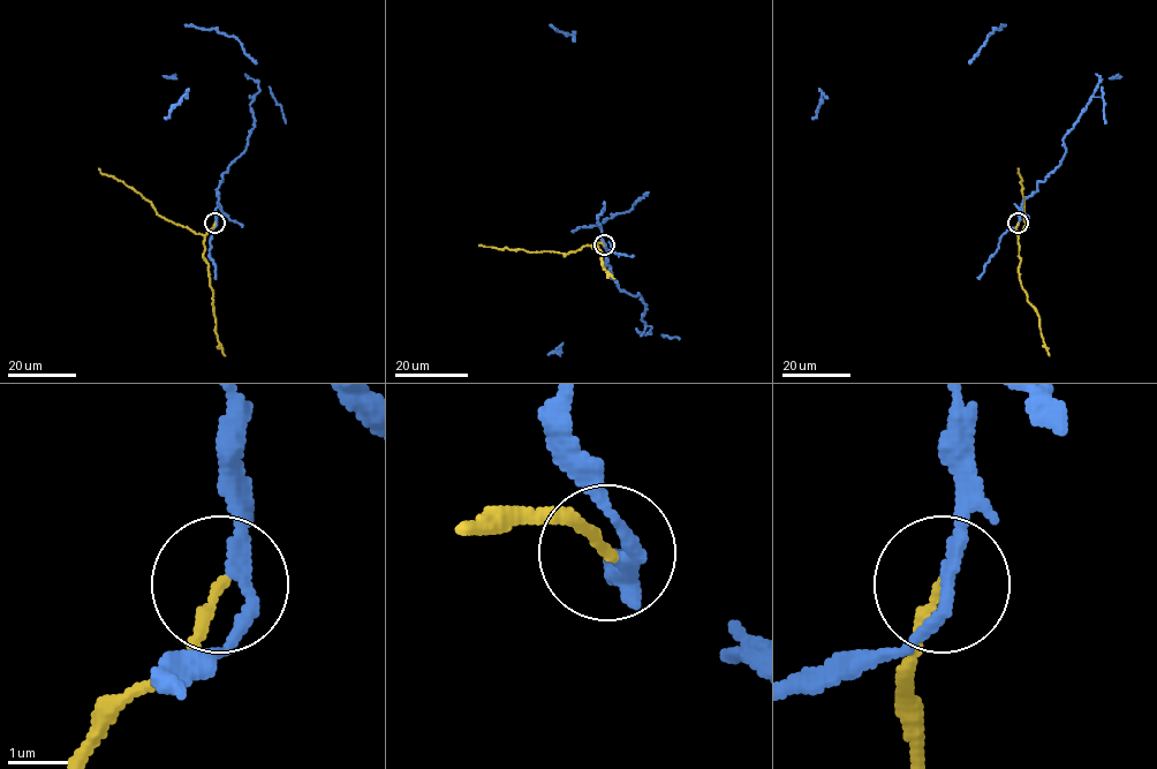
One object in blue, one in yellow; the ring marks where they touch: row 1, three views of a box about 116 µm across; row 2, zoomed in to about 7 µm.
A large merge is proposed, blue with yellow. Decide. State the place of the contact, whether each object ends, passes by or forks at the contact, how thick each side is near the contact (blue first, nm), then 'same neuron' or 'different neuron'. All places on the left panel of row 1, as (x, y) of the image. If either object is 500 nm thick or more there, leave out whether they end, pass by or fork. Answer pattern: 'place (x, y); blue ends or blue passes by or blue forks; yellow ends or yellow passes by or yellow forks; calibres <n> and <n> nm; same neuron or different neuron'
place (214, 223); blue passes by; yellow ends; calibres 190 and 170 nm; different neuron

